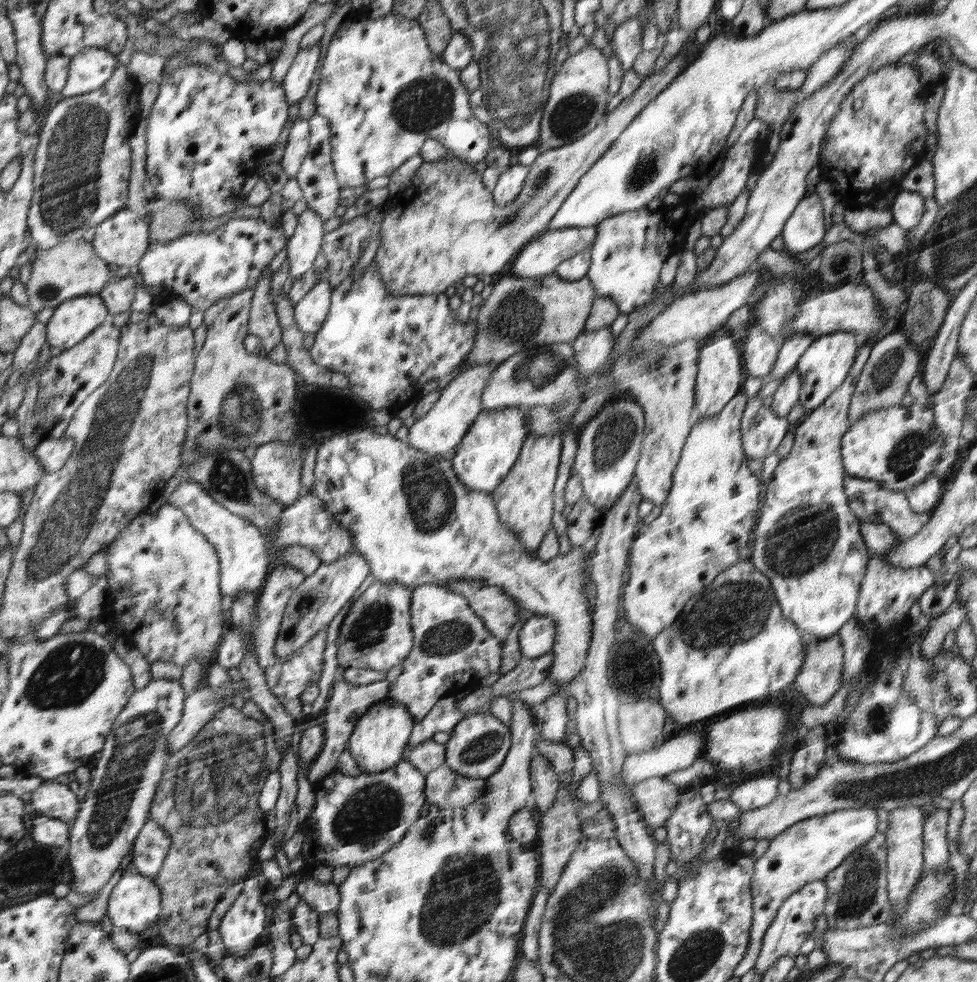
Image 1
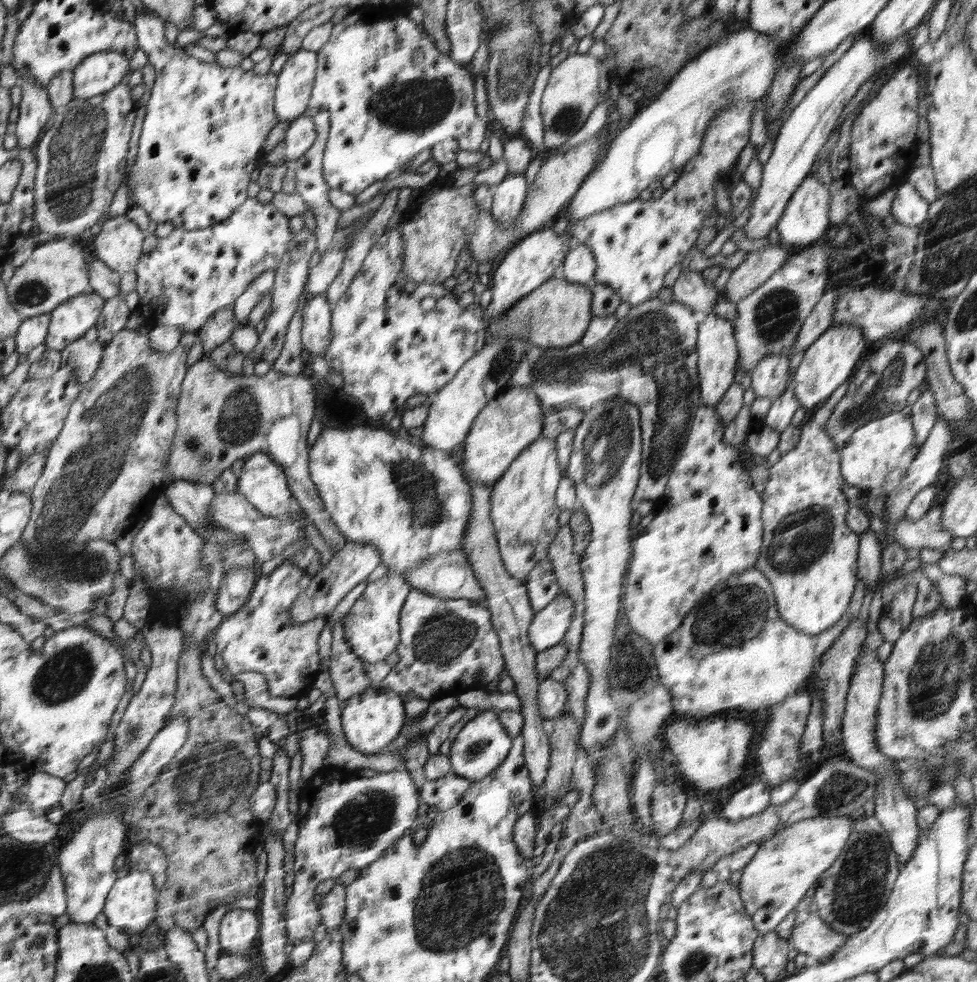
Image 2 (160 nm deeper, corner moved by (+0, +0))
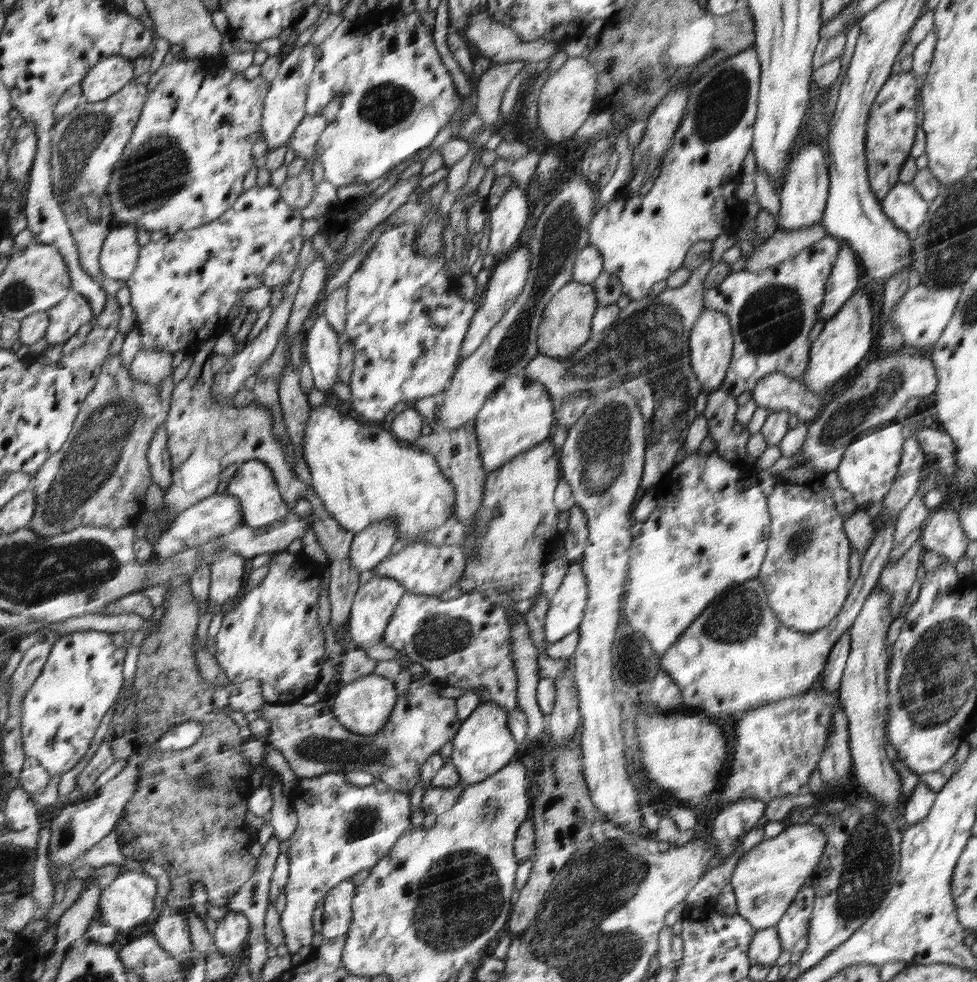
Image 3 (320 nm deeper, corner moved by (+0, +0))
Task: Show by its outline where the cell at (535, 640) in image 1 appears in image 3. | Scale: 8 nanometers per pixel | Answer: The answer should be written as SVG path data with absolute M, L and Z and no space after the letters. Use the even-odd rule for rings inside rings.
M580 561L572 562L554 596L549 600L550 608L545 618L544 628L546 640L550 645L560 641L561 638L568 636L581 626L589 597L590 590L586 574L583 573L583 566Z

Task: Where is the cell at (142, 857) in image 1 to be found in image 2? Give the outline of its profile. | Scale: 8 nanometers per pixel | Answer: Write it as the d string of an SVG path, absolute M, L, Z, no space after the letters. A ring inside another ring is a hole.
M141 842L129 849L128 864L139 871L150 871L155 876L157 889L167 886L168 860L167 850L159 844Z

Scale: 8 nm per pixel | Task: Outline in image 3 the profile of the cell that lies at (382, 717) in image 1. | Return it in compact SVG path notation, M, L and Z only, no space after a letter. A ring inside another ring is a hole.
M368 674L356 678L348 686L342 686L339 692L329 697L332 705L332 712L337 721L346 727L346 730L362 736L374 736L380 734L386 723L393 716L392 708L396 708L396 690L392 680L382 678L378 674Z

